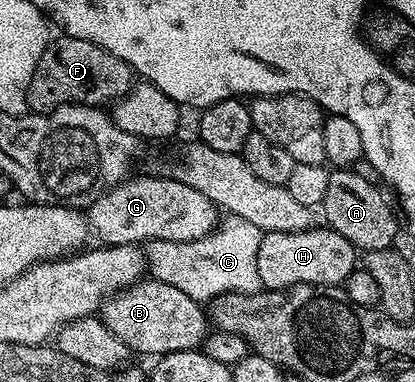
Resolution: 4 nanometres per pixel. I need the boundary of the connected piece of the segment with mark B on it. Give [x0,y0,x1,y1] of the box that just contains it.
[99,278,211,358]

